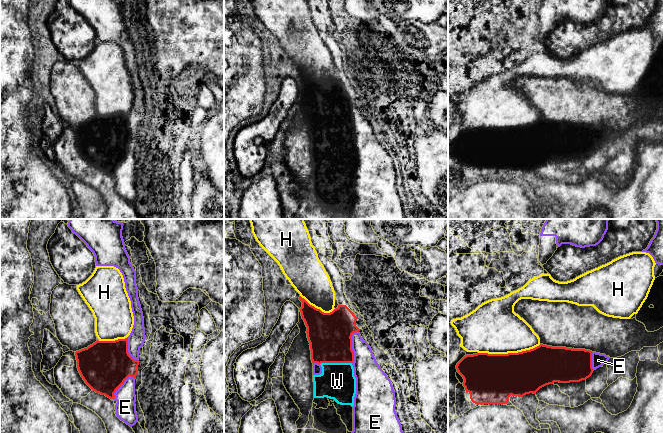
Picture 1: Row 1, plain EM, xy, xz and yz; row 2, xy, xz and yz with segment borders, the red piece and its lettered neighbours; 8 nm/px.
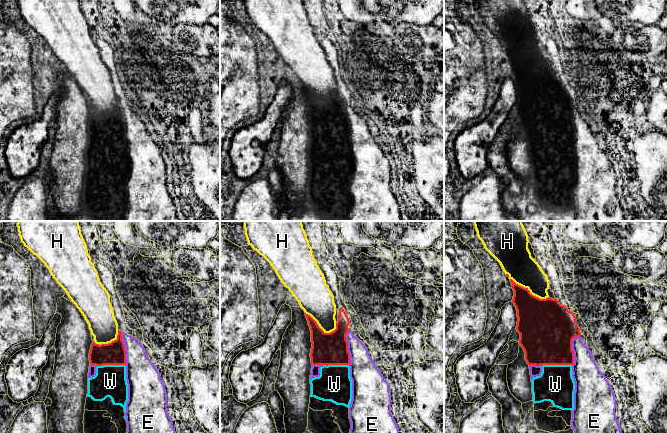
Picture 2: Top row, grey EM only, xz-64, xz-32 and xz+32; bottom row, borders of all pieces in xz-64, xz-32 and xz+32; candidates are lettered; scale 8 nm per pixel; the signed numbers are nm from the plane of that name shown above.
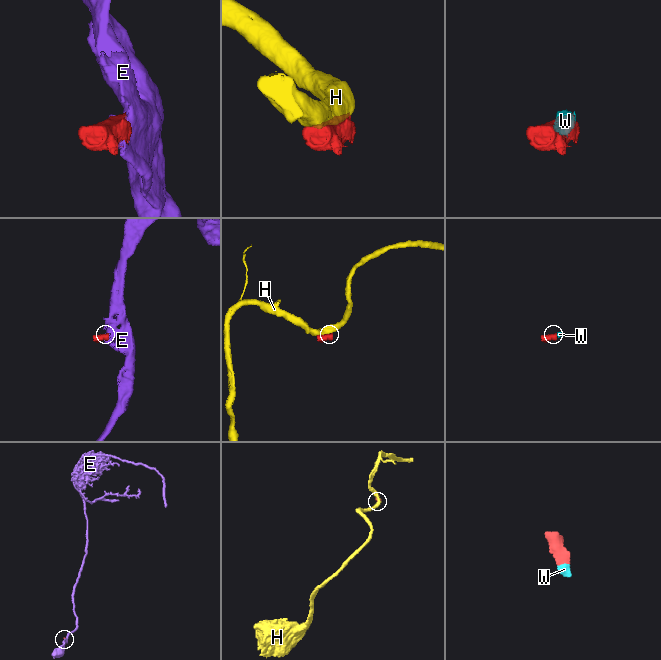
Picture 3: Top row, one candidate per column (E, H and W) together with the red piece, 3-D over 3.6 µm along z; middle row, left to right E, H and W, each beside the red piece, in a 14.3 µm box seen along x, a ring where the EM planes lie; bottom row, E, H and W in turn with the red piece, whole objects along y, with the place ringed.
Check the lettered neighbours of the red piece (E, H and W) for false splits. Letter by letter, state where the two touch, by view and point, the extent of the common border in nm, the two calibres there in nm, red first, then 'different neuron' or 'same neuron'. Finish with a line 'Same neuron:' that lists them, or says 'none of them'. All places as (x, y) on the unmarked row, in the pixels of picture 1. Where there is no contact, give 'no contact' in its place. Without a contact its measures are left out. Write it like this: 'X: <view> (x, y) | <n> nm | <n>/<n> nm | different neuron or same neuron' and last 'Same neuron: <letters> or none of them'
E: xz (351, 122) | 260 nm | 360/220 nm | different neuron
H: yz (509, 129) | 500 nm | 400/420 nm | different neuron
W: xz (335, 138) | 260 nm | 360/280 nm | same neuron
Same neuron: W

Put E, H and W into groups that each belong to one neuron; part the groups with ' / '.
E / H / W

